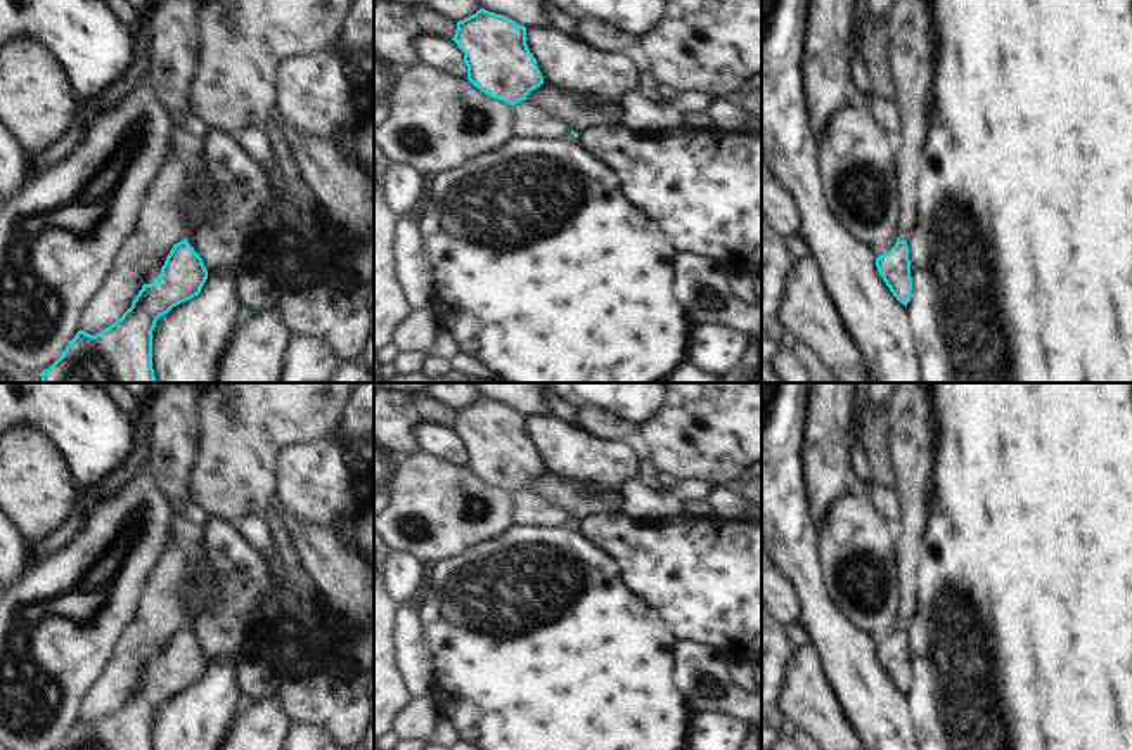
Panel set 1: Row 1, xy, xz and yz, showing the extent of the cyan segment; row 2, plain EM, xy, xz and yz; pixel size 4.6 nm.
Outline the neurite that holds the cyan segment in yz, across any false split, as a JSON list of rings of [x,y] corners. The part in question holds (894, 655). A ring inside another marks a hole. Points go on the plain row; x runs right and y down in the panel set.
[[[897,627],[895,634],[876,646],[876,655],[893,684],[907,695],[912,684],[912,665],[907,629]]]

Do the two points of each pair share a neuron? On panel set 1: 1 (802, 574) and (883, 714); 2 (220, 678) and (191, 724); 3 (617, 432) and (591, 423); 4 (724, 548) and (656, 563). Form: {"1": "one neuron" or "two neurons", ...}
{"1": "one neuron", "2": "one neuron", "3": "one neuron", "4": "one neuron"}

